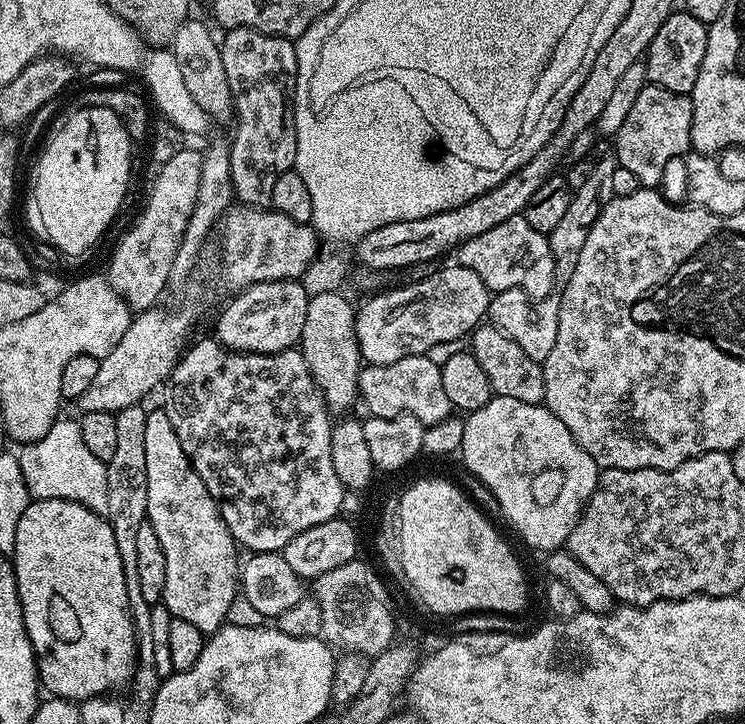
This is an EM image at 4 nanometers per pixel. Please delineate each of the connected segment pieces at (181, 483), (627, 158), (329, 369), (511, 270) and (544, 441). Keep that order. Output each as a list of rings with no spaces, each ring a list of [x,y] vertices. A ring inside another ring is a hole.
[[[163,407],[151,409],[146,418],[146,510],[146,522],[154,526],[154,534],[158,534],[158,542],[162,545],[162,554],[166,554],[163,604],[173,617],[182,618],[182,622],[191,622],[205,634],[217,632],[224,627],[230,614],[230,606],[240,592],[242,560],[241,557],[236,557],[236,540],[230,534],[210,490],[206,490],[190,458],[186,458],[186,450],[182,450],[182,442],[178,442],[178,434],[174,434],[174,426]]]
[[[656,84],[645,85],[614,137],[614,155],[619,167],[634,173],[641,187],[657,187],[668,164],[676,157],[687,155],[691,149],[692,126],[693,108],[689,95]]]
[[[343,291],[314,294],[308,298],[306,326],[302,334],[298,352],[304,355],[303,363],[310,370],[314,382],[324,396],[329,413],[344,414],[352,403],[357,403],[360,395],[360,347],[356,337],[356,313]]]
[[[521,214],[514,218],[506,218],[506,222],[486,230],[486,234],[478,234],[478,238],[470,238],[455,249],[454,256],[462,266],[474,270],[474,274],[482,278],[488,291],[495,294],[521,287],[525,283],[523,280],[527,278],[528,271],[535,264],[549,259],[550,249],[548,236],[534,230],[534,226],[530,226],[530,222],[526,222],[526,218]]]
[[[493,395],[492,400],[486,402],[486,406],[482,406],[482,410],[474,410],[473,412],[467,413],[466,419],[464,420],[464,433],[462,434],[462,442],[458,456],[464,459],[465,466],[484,483],[485,490],[496,499],[496,504],[500,507],[501,514],[508,519],[509,526],[530,547],[537,548],[542,554],[555,552],[556,549],[563,549],[567,545],[568,535],[572,533],[574,526],[580,521],[580,515],[584,513],[584,507],[586,507],[588,500],[596,489],[598,469],[594,458],[590,458],[590,454],[586,454],[586,450],[582,450],[582,446],[578,446],[574,434],[570,434],[570,430],[566,430],[566,426],[562,426],[560,419],[544,404],[527,404],[526,402],[518,402],[518,398],[506,398],[505,396]]]

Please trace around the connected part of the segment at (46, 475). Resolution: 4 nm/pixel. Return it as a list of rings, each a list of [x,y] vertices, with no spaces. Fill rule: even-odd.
[[[57,419],[42,438],[32,444],[25,444],[19,449],[22,477],[32,500],[69,500],[78,502],[90,510],[104,514],[106,506],[106,474],[108,466],[105,461],[94,458],[86,442],[82,442],[82,430],[79,419]]]

